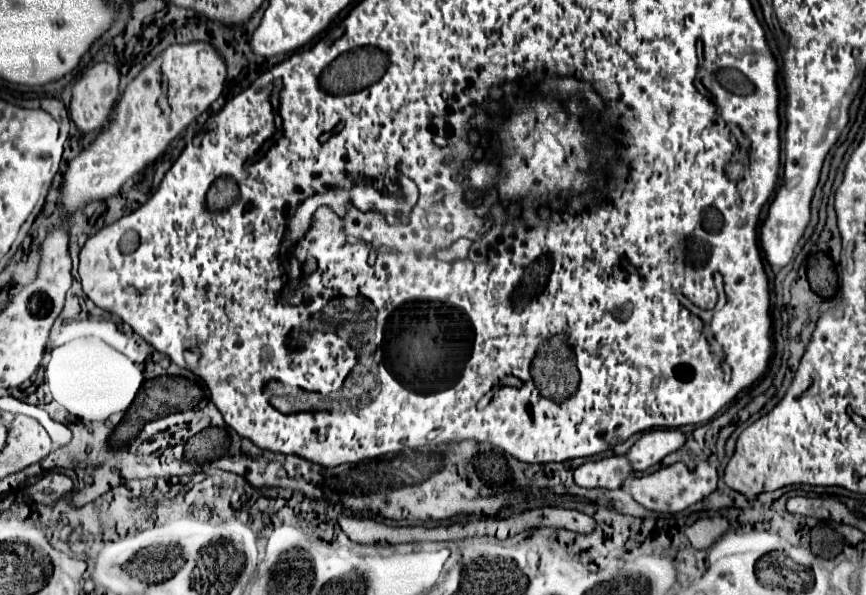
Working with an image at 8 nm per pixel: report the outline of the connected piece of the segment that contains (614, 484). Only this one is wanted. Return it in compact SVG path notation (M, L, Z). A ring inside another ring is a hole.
M608 457L602 461L590 461L574 471L574 481L580 487L604 487L618 489L620 483L632 475L632 467L626 457Z

